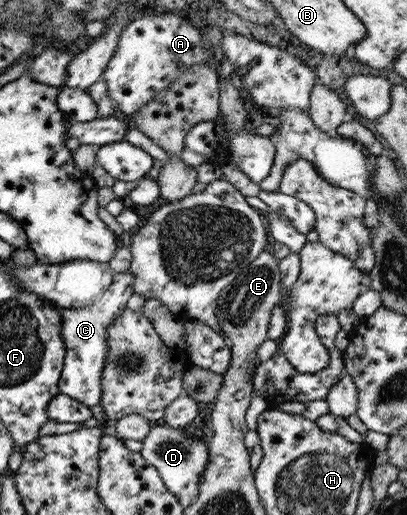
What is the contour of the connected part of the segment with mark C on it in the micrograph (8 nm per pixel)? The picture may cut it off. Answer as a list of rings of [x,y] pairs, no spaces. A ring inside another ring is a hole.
[[[127,270],[119,274],[114,273],[107,291],[98,295],[93,303],[83,309],[59,308],[55,307],[53,302],[49,302],[51,308],[61,316],[60,338],[65,348],[63,366],[58,380],[59,394],[67,395],[85,407],[98,404],[101,394],[101,368],[107,354],[106,328],[126,309],[126,302],[132,294],[133,275]]]

